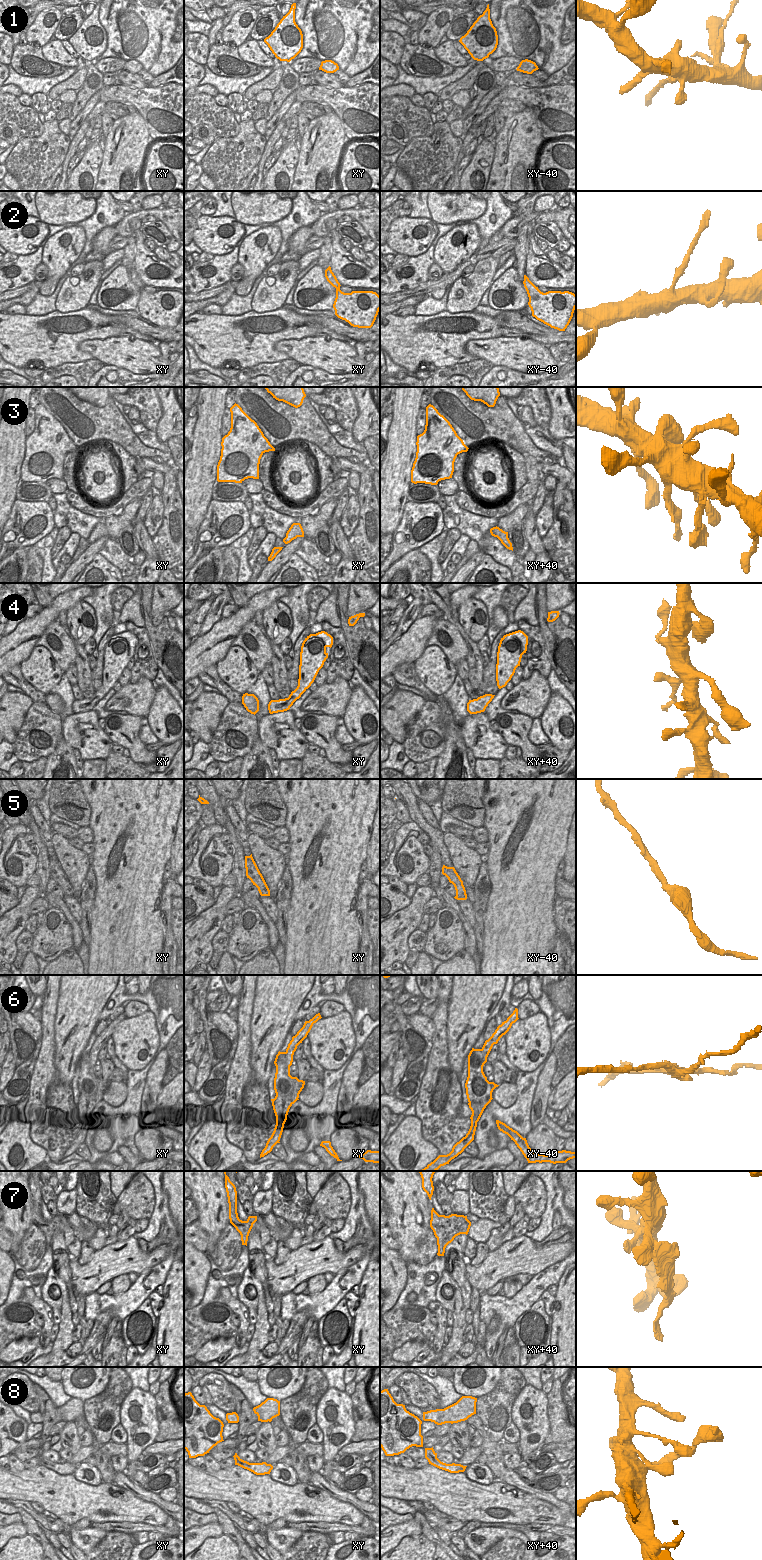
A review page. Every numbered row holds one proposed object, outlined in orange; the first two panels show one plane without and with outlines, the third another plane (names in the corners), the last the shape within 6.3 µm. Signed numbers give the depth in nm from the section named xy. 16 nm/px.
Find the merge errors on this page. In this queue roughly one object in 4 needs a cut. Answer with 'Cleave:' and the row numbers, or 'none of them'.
Cleave: 1, 2, 6, 7

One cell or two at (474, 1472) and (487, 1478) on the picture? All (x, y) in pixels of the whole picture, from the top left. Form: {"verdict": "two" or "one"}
{"verdict": "one"}

